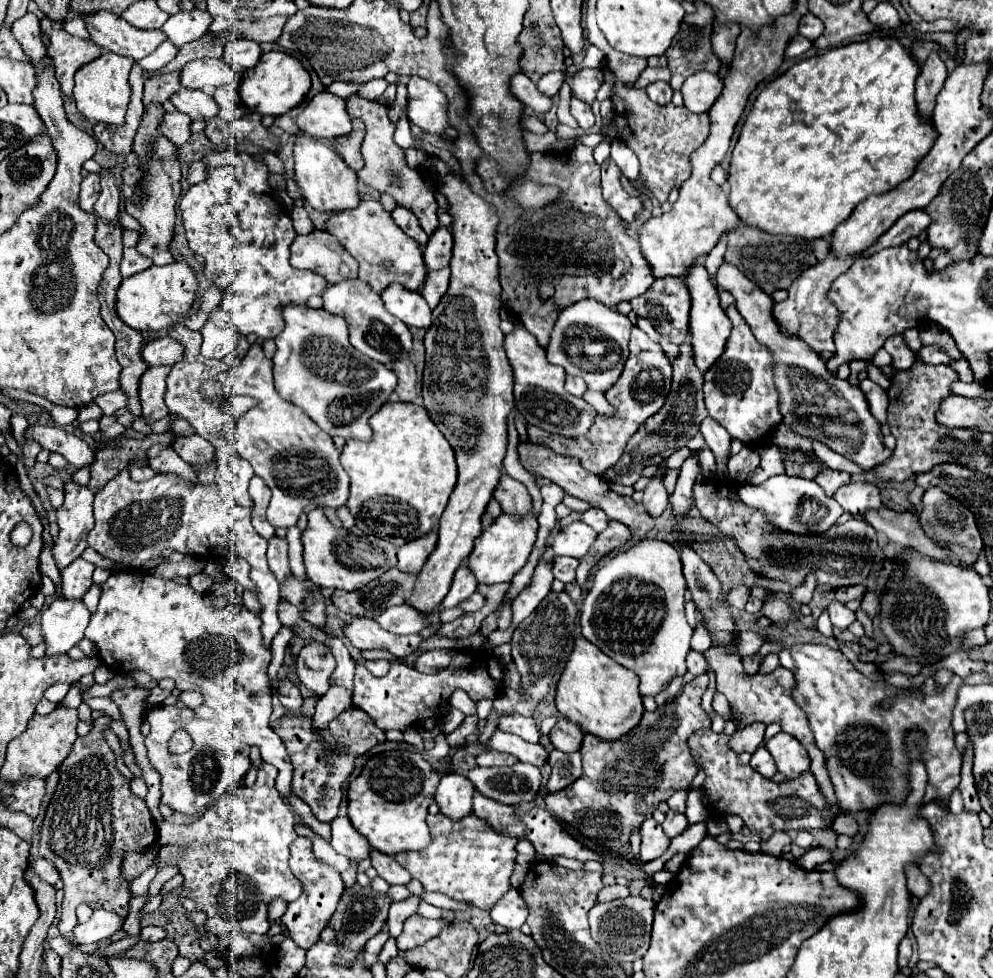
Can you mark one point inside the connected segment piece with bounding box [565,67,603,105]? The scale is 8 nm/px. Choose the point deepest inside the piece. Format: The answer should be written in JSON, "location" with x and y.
{"location":[585,87]}

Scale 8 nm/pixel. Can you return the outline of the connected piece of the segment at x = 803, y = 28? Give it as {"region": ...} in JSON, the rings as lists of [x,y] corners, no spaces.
{"region":[[[807,13],[807,15],[801,17],[801,21],[799,21],[799,35],[807,37],[809,41],[815,41],[821,33],[823,33],[823,23],[813,13]]]}

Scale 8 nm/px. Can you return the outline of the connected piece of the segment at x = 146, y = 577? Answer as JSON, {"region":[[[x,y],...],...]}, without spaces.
{"region":[[[123,569],[103,583],[99,607],[85,637],[115,673],[145,671],[153,679],[169,677],[179,691],[199,691],[205,705],[229,725],[247,745],[261,749],[261,759],[279,769],[277,791],[283,799],[293,793],[293,765],[283,741],[269,725],[271,685],[267,665],[271,651],[261,641],[261,619],[247,607],[213,607],[213,597],[197,593],[191,585],[159,579],[145,569]]]}

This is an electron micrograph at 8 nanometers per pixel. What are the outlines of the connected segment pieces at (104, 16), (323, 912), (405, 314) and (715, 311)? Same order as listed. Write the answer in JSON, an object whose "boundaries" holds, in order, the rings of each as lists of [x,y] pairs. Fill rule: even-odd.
{"boundaries":[[[[73,13],[73,17],[81,17],[85,21],[89,37],[105,51],[133,57],[135,61],[153,53],[167,39],[163,31],[135,29],[123,17],[117,17],[113,13],[91,13],[91,15]]],[[[299,837],[293,845],[291,845],[291,859],[289,859],[289,865],[295,873],[295,877],[303,883],[303,893],[297,901],[289,903],[287,905],[287,911],[285,915],[281,917],[281,923],[285,925],[285,929],[289,931],[289,937],[301,947],[301,949],[309,949],[313,947],[321,937],[321,931],[323,927],[327,925],[329,917],[335,913],[337,909],[337,903],[341,899],[341,893],[343,893],[343,881],[341,881],[341,875],[319,863],[313,853],[311,853],[311,841],[307,837]]],[[[397,283],[389,285],[381,293],[381,299],[385,303],[385,309],[401,319],[407,327],[419,327],[429,329],[431,325],[431,309],[427,301],[421,297],[419,291],[409,291]]],[[[697,263],[693,265],[693,269],[685,275],[685,283],[691,295],[691,315],[689,315],[689,329],[691,329],[691,345],[693,345],[693,359],[695,365],[701,373],[705,373],[723,353],[725,349],[725,341],[731,333],[731,321],[725,315],[725,311],[719,305],[719,293],[711,283],[711,277],[707,273],[707,269]]]]}

